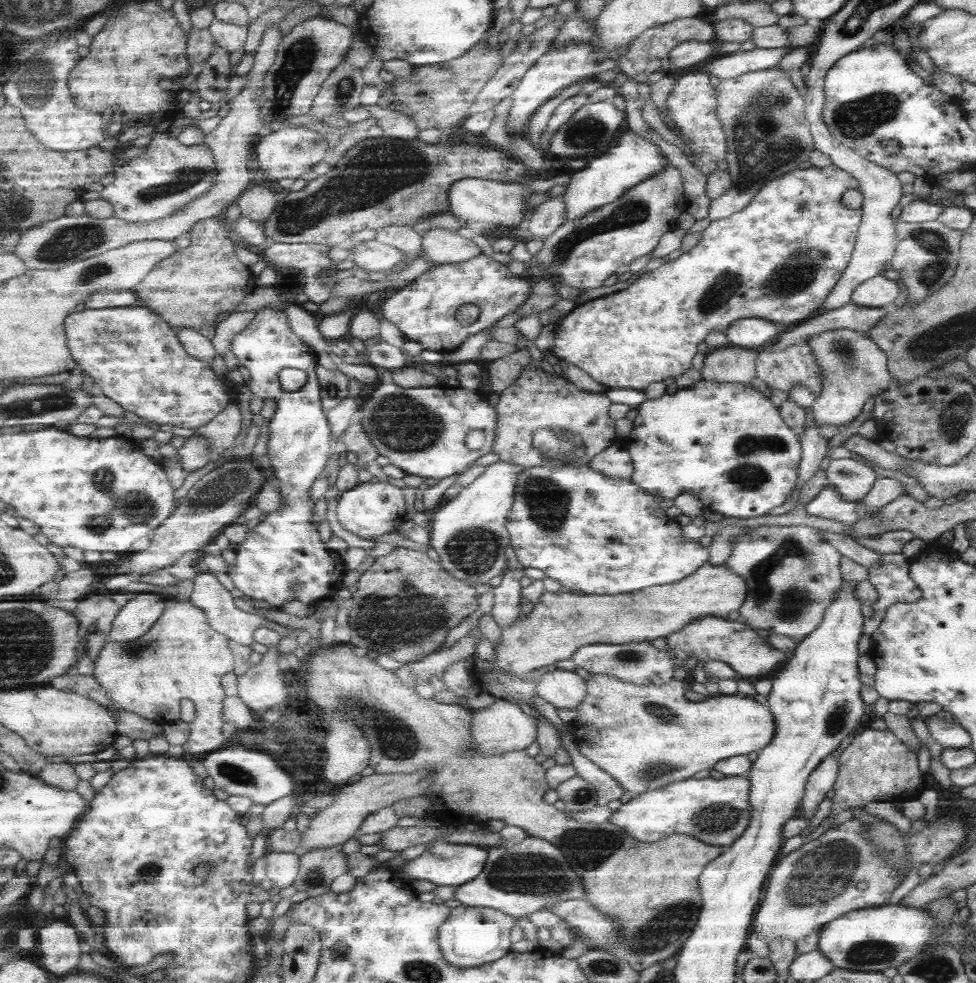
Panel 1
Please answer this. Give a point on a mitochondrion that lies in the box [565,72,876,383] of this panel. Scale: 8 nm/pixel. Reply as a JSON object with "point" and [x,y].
{"point":[762,147]}

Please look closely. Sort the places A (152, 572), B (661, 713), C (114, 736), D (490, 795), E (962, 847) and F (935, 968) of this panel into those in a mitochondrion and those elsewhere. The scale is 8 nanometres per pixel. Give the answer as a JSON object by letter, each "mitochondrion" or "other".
{"A":"other","B":"mitochondrion","C":"other","D":"other","E":"other","F":"mitochondrion"}

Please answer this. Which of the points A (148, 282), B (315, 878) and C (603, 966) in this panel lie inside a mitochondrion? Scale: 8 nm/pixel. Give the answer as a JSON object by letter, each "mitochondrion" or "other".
{"A":"other","B":"mitochondrion","C":"mitochondrion"}

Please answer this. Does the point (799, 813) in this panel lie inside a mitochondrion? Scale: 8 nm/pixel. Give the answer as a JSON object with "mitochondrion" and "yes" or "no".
{"mitochondrion":"no"}

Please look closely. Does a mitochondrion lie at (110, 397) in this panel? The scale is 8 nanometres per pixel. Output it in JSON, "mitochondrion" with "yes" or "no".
{"mitochondrion":"no"}

